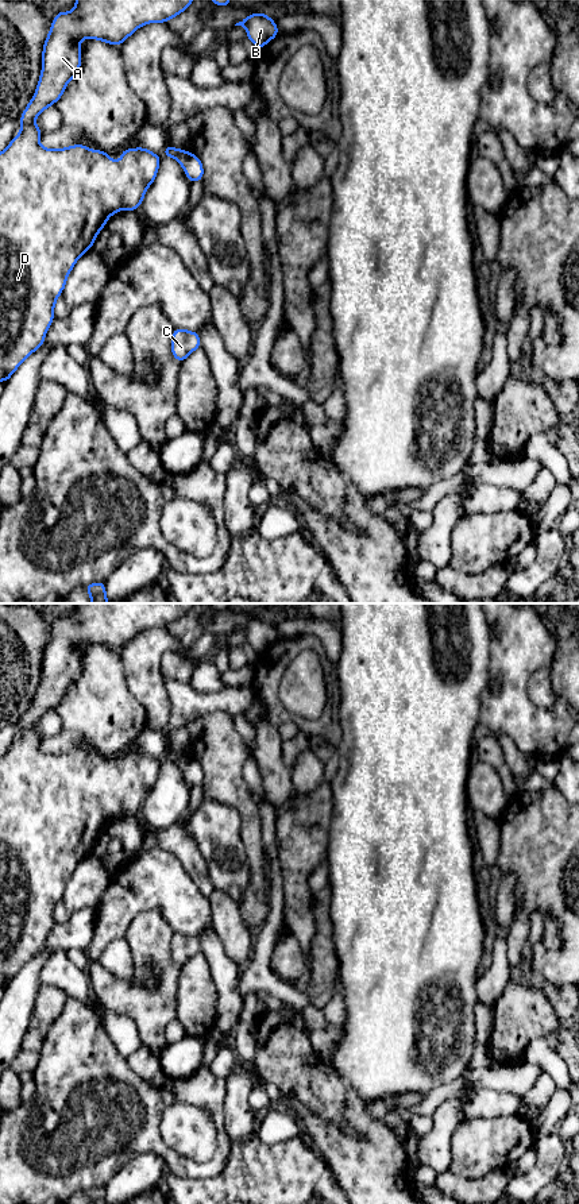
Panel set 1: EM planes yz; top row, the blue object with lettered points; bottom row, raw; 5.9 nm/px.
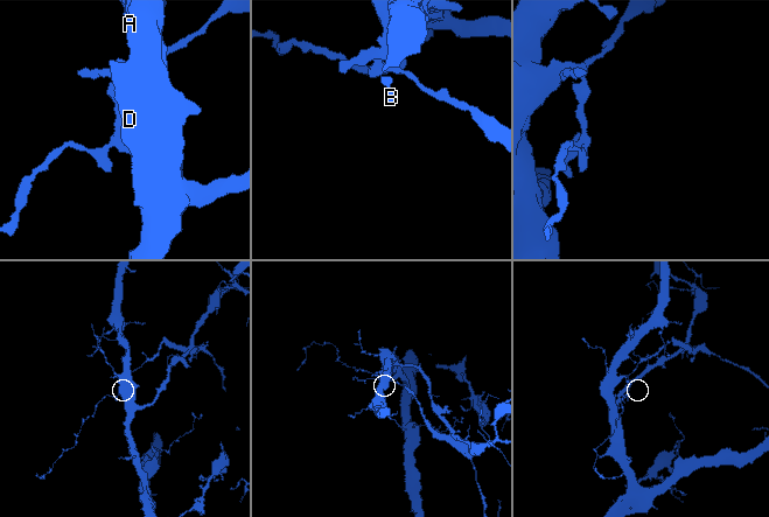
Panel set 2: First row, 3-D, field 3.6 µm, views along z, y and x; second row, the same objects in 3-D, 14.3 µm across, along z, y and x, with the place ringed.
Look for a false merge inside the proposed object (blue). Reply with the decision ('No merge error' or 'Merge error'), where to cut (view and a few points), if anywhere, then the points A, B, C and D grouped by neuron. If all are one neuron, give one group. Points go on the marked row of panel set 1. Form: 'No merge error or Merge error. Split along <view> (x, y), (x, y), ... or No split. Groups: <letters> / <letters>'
Merge error. Split along yz (180, 150), (176, 158). Groups: A B D / C

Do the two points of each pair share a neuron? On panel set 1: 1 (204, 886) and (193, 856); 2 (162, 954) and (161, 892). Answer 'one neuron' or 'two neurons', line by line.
1: one neuron
2: two neurons

